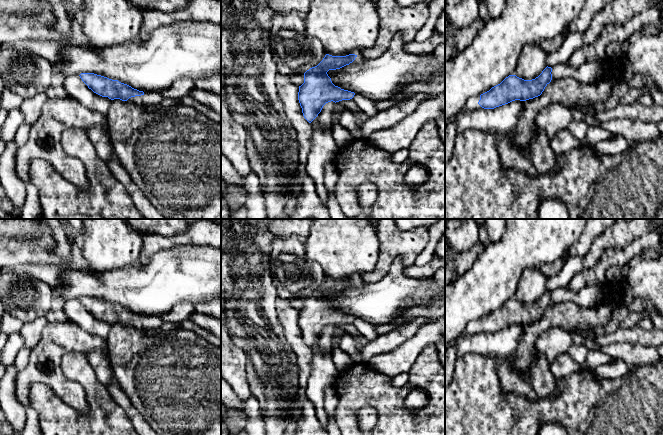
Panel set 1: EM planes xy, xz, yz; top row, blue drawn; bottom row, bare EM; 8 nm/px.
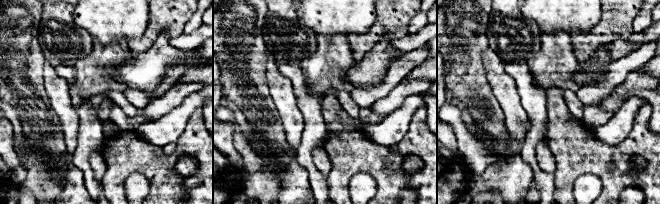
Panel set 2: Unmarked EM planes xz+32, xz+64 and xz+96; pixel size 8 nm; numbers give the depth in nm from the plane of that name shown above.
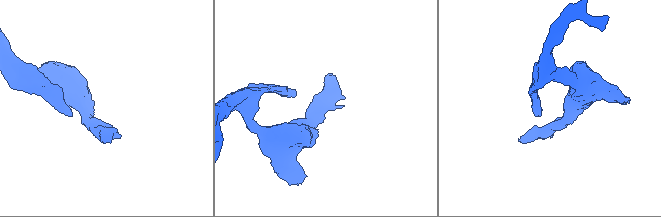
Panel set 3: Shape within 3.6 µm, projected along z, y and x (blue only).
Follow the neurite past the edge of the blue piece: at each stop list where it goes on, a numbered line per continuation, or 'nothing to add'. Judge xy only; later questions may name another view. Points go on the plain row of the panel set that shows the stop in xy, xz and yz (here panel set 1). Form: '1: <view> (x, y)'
1: xy (149, 322)

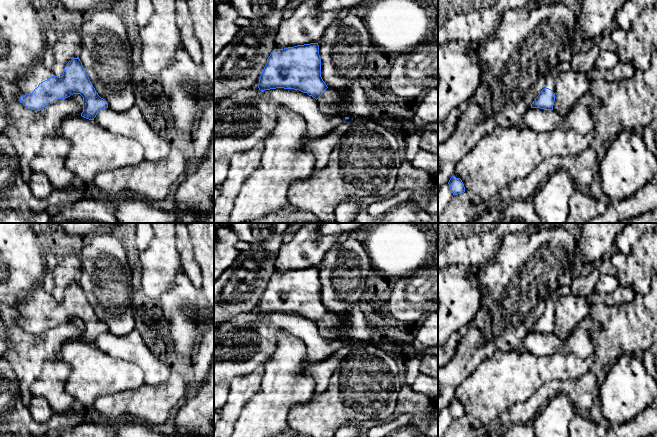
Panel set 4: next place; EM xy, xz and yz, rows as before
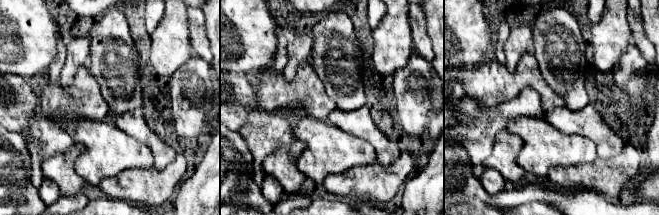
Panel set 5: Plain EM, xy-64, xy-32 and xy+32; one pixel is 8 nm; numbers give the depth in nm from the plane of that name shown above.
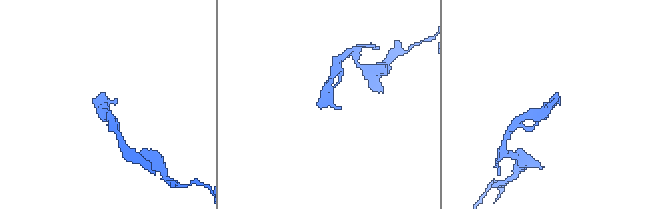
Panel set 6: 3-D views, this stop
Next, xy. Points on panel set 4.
1: xy (32, 300)

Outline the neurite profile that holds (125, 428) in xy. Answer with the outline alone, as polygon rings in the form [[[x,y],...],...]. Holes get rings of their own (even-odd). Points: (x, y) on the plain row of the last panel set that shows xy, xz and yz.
[[[113,421],[112,424],[104,426],[113,429],[116,437],[214,437],[214,432],[208,435],[202,435],[198,431],[174,433],[171,435],[162,434],[156,427],[140,421]]]

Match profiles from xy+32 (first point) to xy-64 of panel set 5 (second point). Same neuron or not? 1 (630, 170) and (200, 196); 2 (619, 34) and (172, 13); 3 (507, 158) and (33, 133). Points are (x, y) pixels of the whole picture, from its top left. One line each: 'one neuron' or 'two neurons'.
1: two neurons
2: one neuron
3: two neurons

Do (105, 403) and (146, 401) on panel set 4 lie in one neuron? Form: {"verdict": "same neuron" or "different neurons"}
{"verdict": "same neuron"}

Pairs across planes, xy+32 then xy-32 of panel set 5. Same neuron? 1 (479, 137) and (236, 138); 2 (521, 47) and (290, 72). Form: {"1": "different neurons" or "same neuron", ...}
{"1": "different neurons", "2": "same neuron"}

